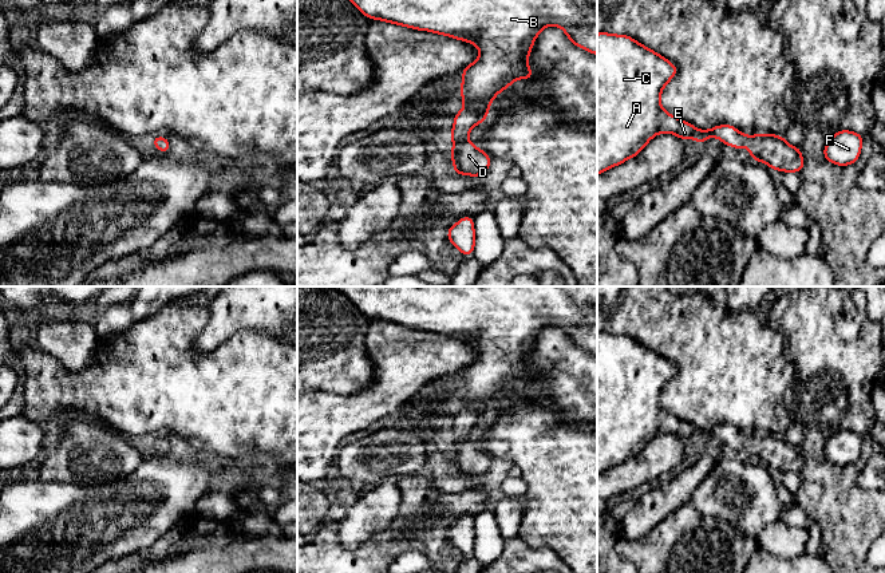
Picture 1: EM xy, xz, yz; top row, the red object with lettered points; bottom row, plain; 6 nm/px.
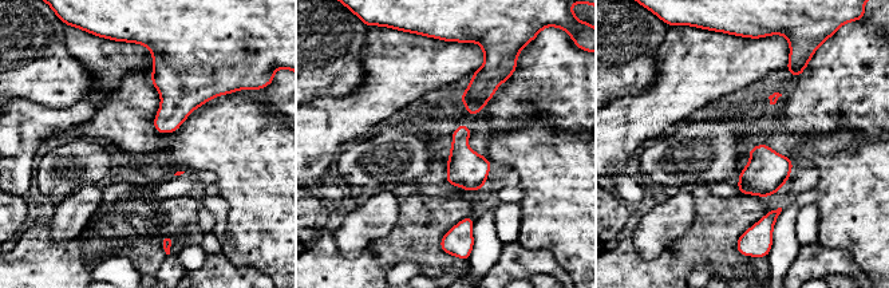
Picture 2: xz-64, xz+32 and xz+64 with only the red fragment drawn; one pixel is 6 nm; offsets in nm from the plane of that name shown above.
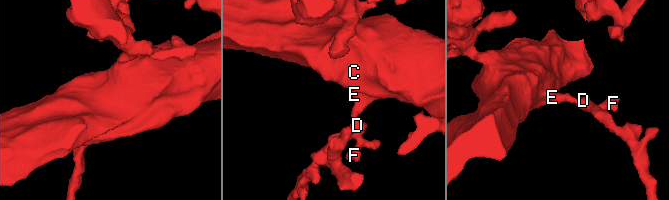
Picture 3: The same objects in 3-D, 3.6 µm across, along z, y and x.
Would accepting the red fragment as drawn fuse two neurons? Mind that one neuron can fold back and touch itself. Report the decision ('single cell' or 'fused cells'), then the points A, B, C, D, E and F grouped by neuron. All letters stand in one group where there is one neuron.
single cell | A B C D E F

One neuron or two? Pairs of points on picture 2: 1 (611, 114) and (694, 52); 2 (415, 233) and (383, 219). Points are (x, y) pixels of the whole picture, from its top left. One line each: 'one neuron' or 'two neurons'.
1: one neuron
2: two neurons

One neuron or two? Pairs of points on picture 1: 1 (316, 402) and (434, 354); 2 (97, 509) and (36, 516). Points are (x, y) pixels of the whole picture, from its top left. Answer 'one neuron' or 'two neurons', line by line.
1: one neuron
2: one neuron

